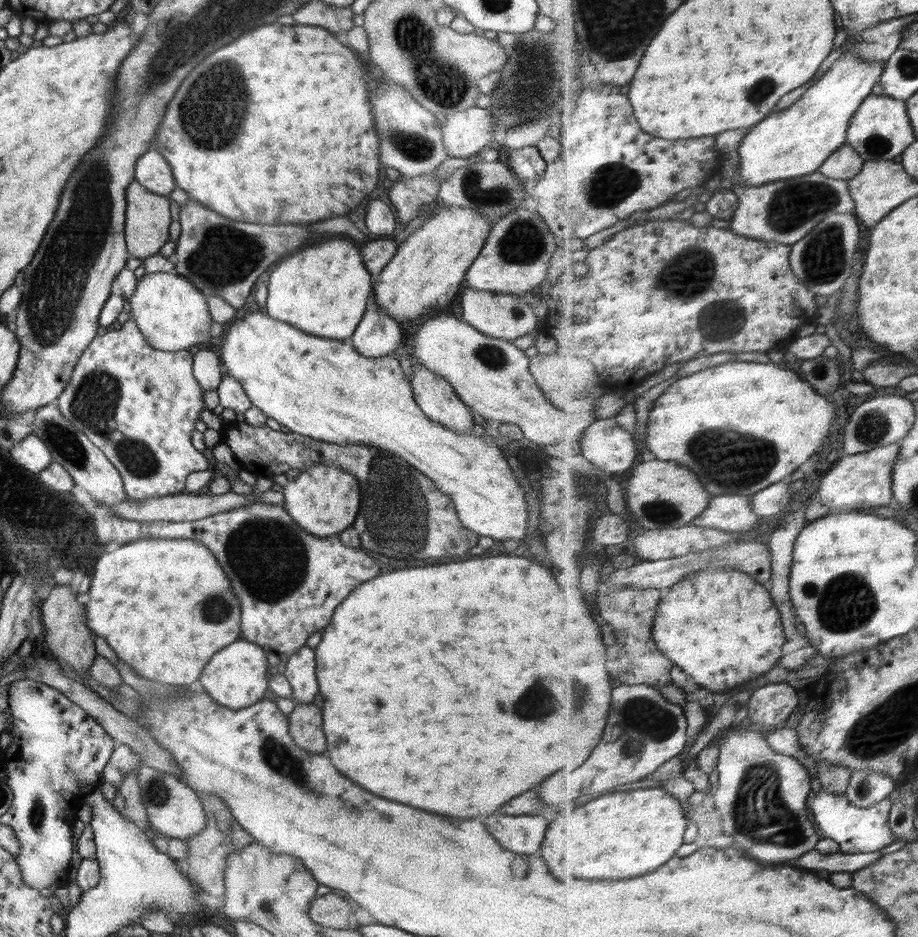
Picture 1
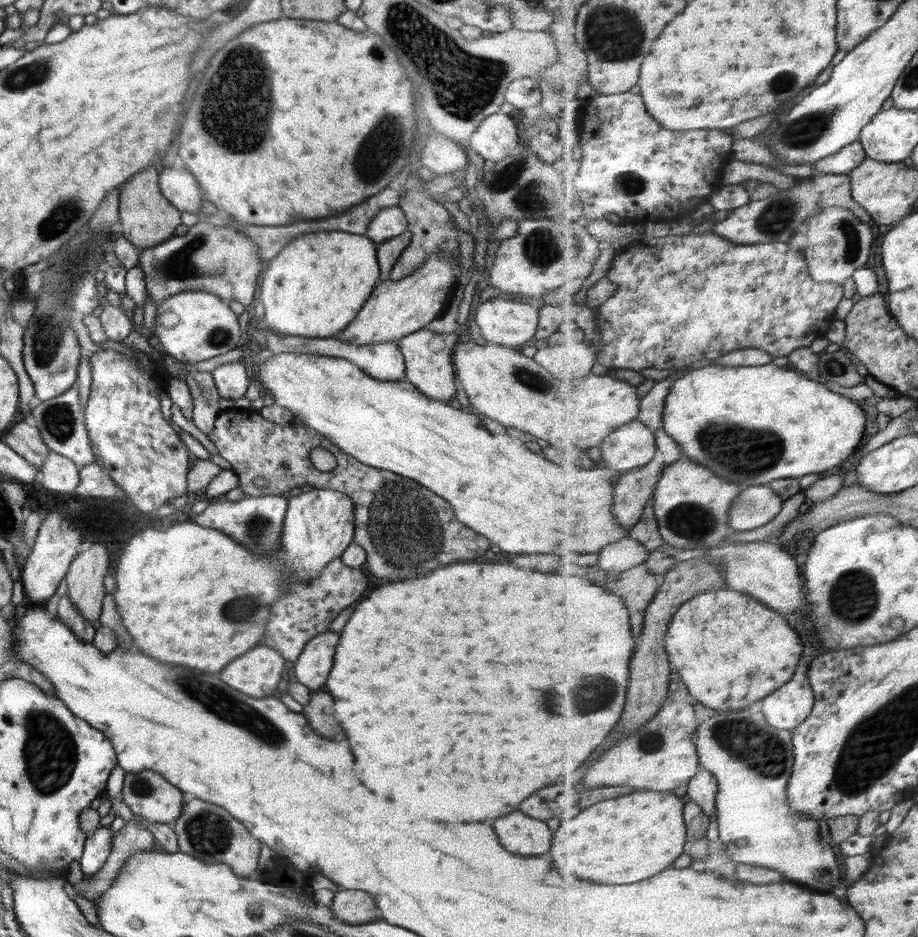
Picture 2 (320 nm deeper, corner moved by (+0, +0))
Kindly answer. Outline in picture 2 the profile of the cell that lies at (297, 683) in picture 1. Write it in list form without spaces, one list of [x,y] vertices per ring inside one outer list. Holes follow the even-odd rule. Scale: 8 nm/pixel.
[[[324,631],[312,637],[302,649],[294,668],[295,680],[312,692],[320,690],[326,684],[334,662],[334,648],[340,636],[334,631]]]

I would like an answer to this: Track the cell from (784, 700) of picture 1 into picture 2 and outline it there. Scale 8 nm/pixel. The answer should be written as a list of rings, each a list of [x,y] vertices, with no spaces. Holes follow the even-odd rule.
[[[808,664],[786,686],[763,701],[768,722],[780,730],[794,730],[806,722],[815,710],[816,694],[812,690]]]

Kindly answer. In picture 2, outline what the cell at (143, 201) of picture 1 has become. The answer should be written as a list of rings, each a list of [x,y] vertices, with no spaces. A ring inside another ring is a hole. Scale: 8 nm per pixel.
[[[157,166],[144,168],[119,188],[119,223],[122,235],[139,251],[169,239],[182,224],[181,213],[161,193]]]

